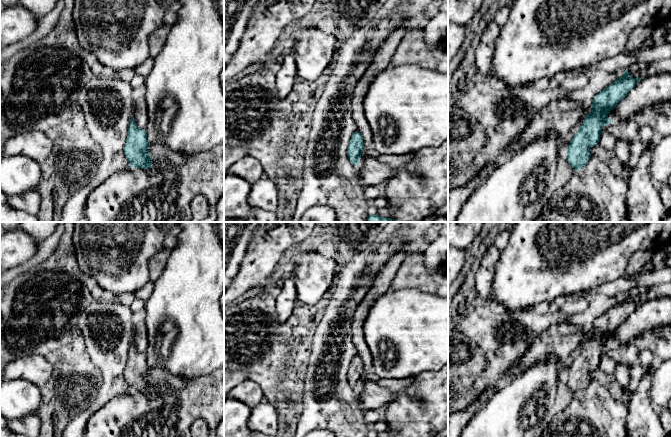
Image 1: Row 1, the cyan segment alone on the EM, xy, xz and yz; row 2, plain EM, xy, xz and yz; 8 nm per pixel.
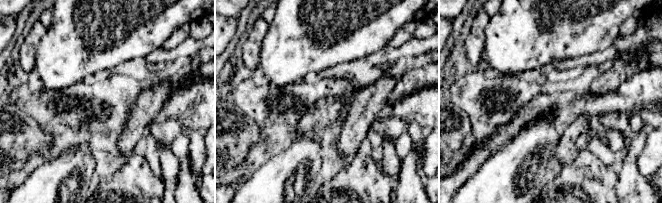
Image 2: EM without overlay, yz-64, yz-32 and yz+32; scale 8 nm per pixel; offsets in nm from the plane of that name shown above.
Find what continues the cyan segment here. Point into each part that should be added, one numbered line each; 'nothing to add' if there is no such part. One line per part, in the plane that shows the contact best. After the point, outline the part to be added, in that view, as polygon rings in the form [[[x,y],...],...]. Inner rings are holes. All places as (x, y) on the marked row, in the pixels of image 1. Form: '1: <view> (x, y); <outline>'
nothing to add

